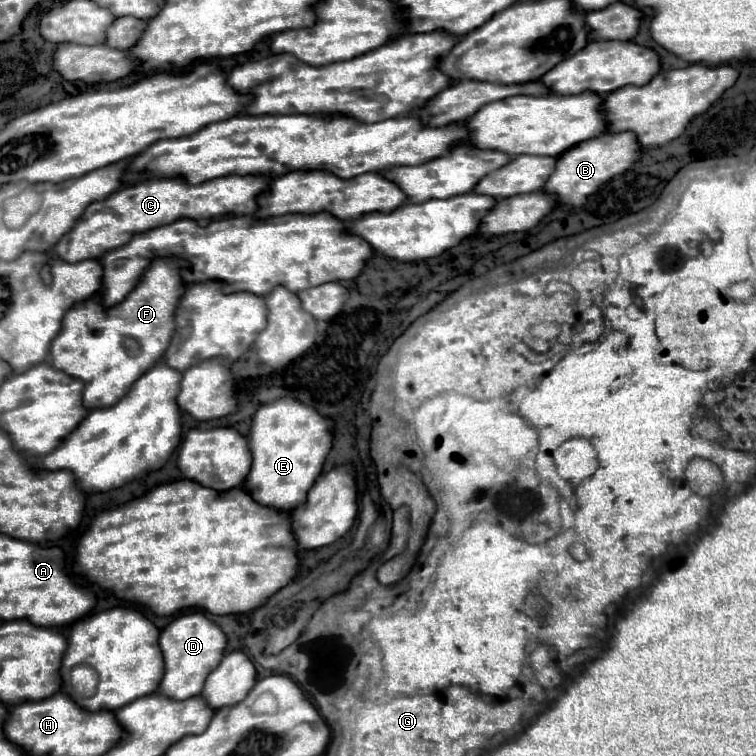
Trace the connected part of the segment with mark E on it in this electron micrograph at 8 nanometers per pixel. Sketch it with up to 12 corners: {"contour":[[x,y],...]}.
{"contour":[[292,396],[260,406],[244,488],[304,504],[334,422]]}

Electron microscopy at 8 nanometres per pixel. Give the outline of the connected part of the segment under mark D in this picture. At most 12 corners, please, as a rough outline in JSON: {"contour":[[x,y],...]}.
{"contour":[[202,612],[162,630],[158,692],[198,696],[228,638]]}

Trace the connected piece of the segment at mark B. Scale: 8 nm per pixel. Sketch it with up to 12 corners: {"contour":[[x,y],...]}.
{"contour":[[632,132],[566,150],[544,190],[582,206],[642,156]]}

